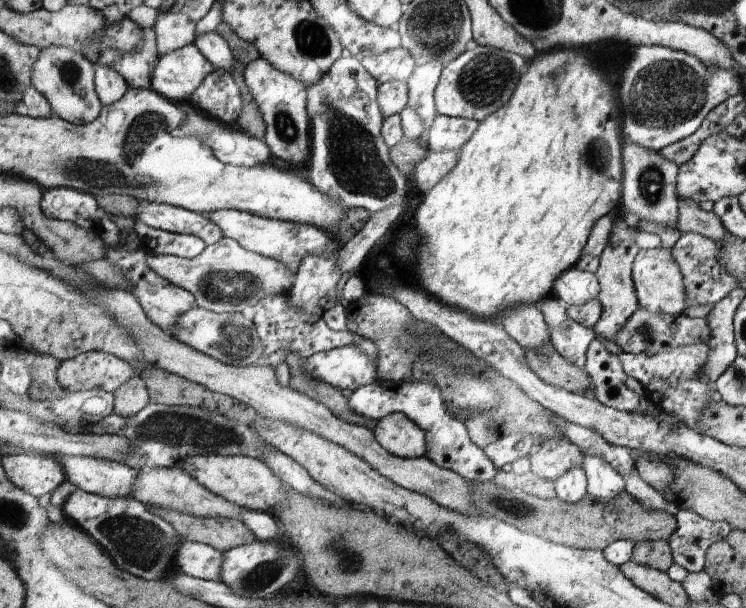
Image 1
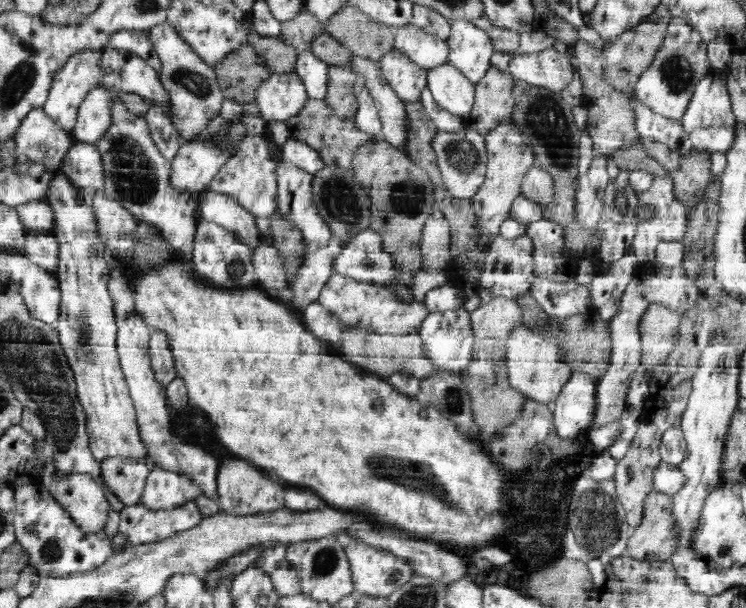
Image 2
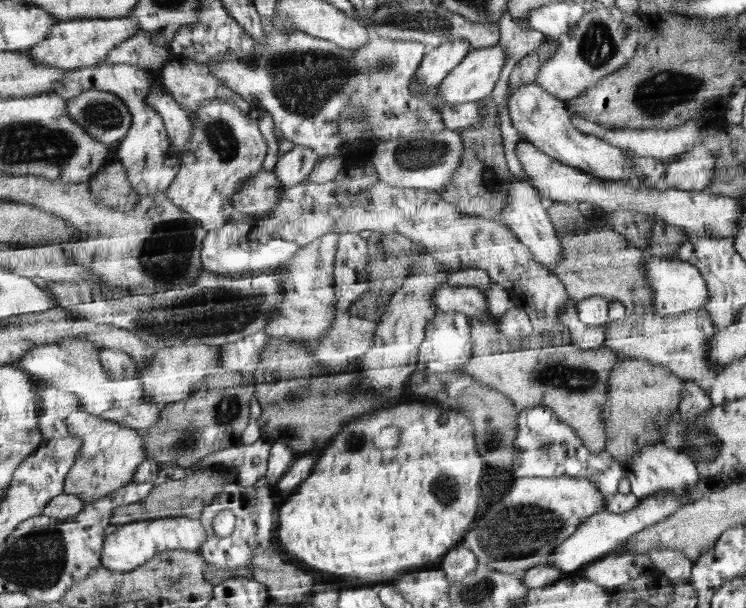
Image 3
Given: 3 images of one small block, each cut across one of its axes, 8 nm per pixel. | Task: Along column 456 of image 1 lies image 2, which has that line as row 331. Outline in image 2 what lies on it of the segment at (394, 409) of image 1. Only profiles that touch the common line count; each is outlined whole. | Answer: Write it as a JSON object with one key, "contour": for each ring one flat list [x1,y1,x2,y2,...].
{"contour":[[463,306,454,310,442,312,430,312,422,321,421,327,416,333,424,343,426,358,437,366,439,372,456,373,465,376,466,367,472,360,474,334,470,326,469,312]]}

